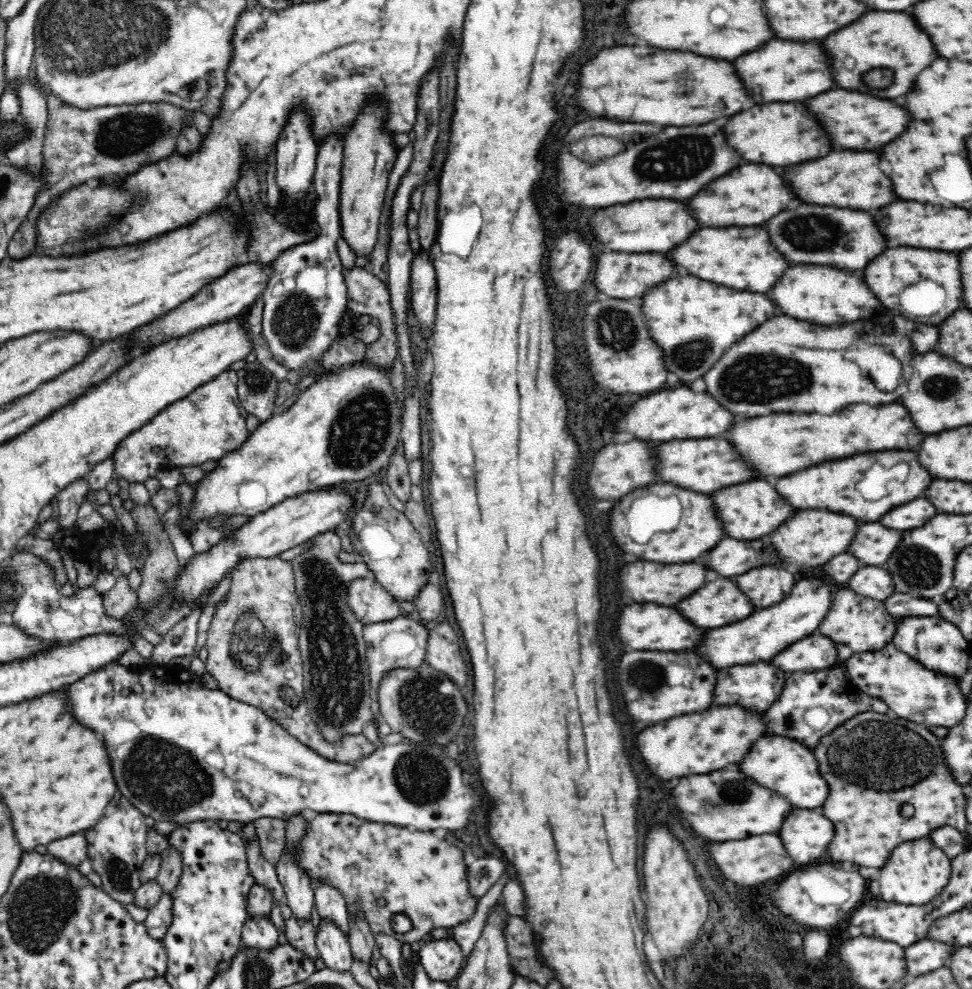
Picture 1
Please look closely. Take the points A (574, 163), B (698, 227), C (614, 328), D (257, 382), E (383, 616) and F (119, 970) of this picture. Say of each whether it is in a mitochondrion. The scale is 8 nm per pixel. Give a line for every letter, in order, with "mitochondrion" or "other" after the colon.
A: other
B: other
C: mitochondrion
D: mitochondrion
E: other
F: other

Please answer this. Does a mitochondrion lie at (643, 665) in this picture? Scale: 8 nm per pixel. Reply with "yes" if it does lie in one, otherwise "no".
yes

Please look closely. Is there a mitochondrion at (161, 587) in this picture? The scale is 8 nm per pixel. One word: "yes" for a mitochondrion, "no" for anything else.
yes

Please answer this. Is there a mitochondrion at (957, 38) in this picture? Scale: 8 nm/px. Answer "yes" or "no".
no

